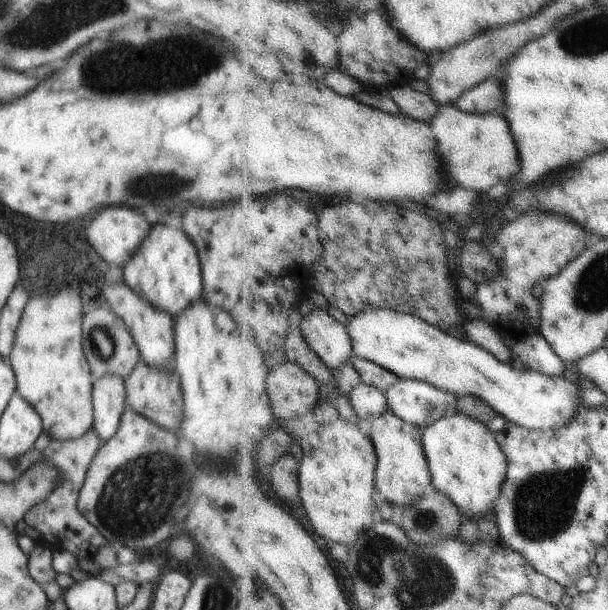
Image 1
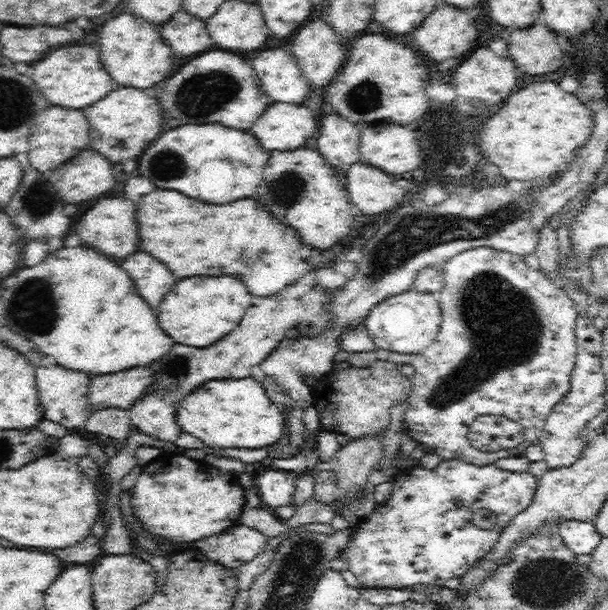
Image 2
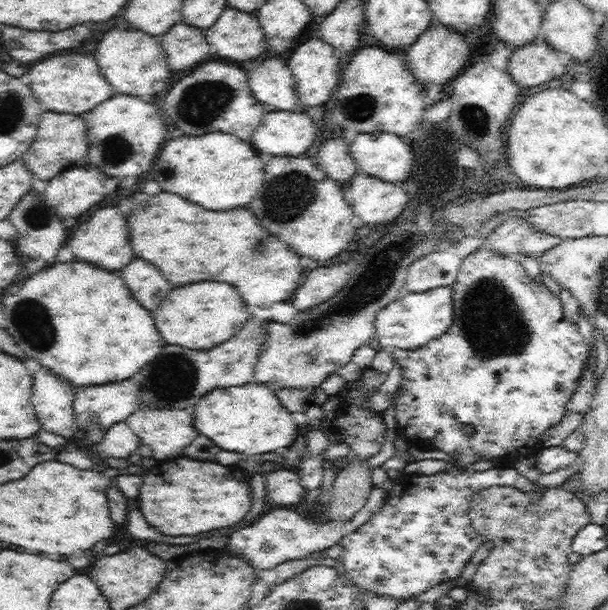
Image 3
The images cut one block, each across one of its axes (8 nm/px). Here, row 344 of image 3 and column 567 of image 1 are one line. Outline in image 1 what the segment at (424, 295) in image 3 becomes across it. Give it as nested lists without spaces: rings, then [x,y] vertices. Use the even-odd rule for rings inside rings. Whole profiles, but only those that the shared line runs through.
[[[381,308],[357,314],[348,321],[347,327],[354,340],[355,354],[359,357],[374,361],[400,377],[428,381],[444,390],[461,394],[461,397],[466,395],[484,397],[500,415],[507,416],[512,423],[534,430],[559,429],[574,423],[582,410],[582,403],[578,396],[580,382],[573,384],[564,377],[553,377],[532,368],[518,370],[510,364],[512,359],[500,361],[486,348],[472,341],[452,336],[443,328],[433,325],[418,315]]]

